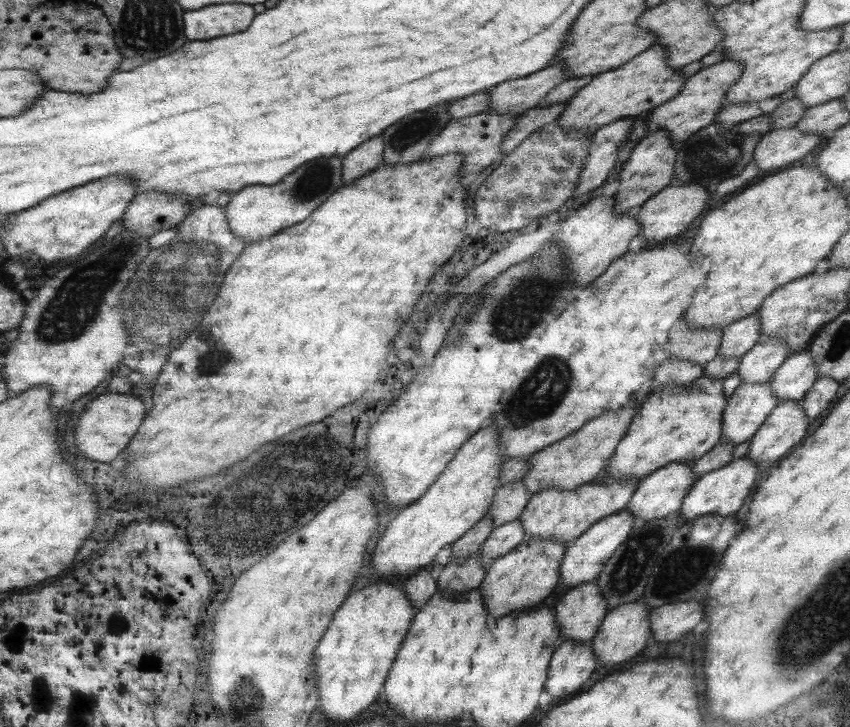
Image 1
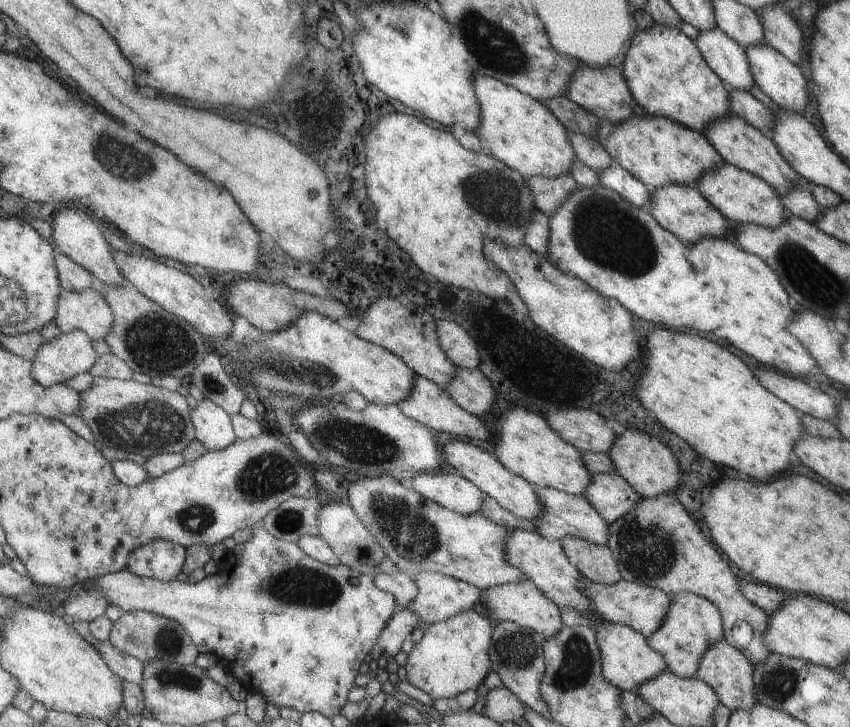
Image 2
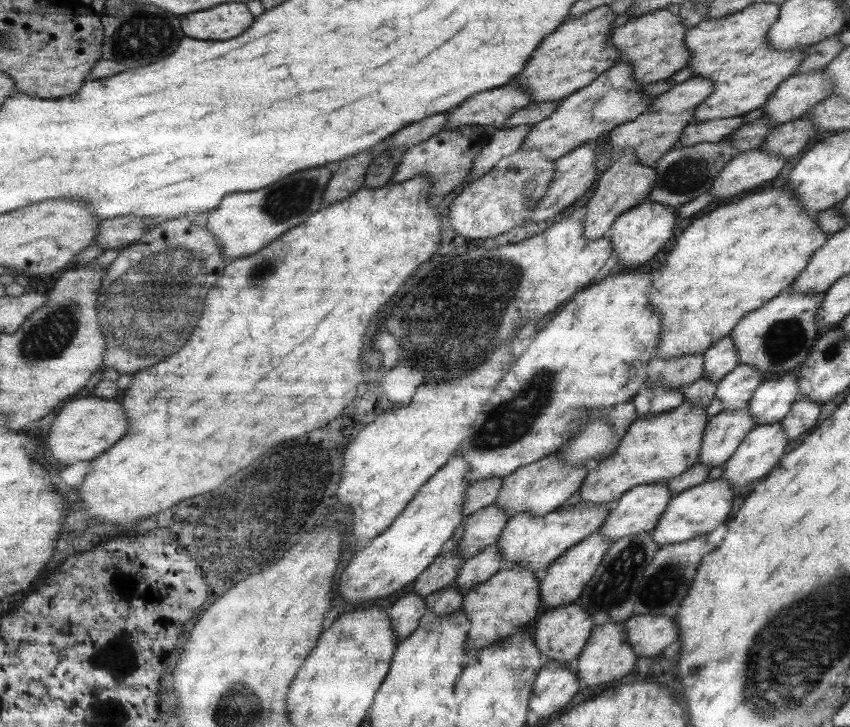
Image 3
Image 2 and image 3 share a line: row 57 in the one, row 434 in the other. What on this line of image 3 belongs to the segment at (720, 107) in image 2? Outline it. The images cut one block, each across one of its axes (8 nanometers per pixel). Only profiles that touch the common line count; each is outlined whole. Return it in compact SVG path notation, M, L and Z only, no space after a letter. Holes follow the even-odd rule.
M683 401L679 407L669 412L635 418L626 429L619 446L609 456L588 468L587 476L579 487L580 501L599 505L614 503L634 486L666 482L685 473L698 462L703 429L708 421L706 408L707 406L693 406Z

